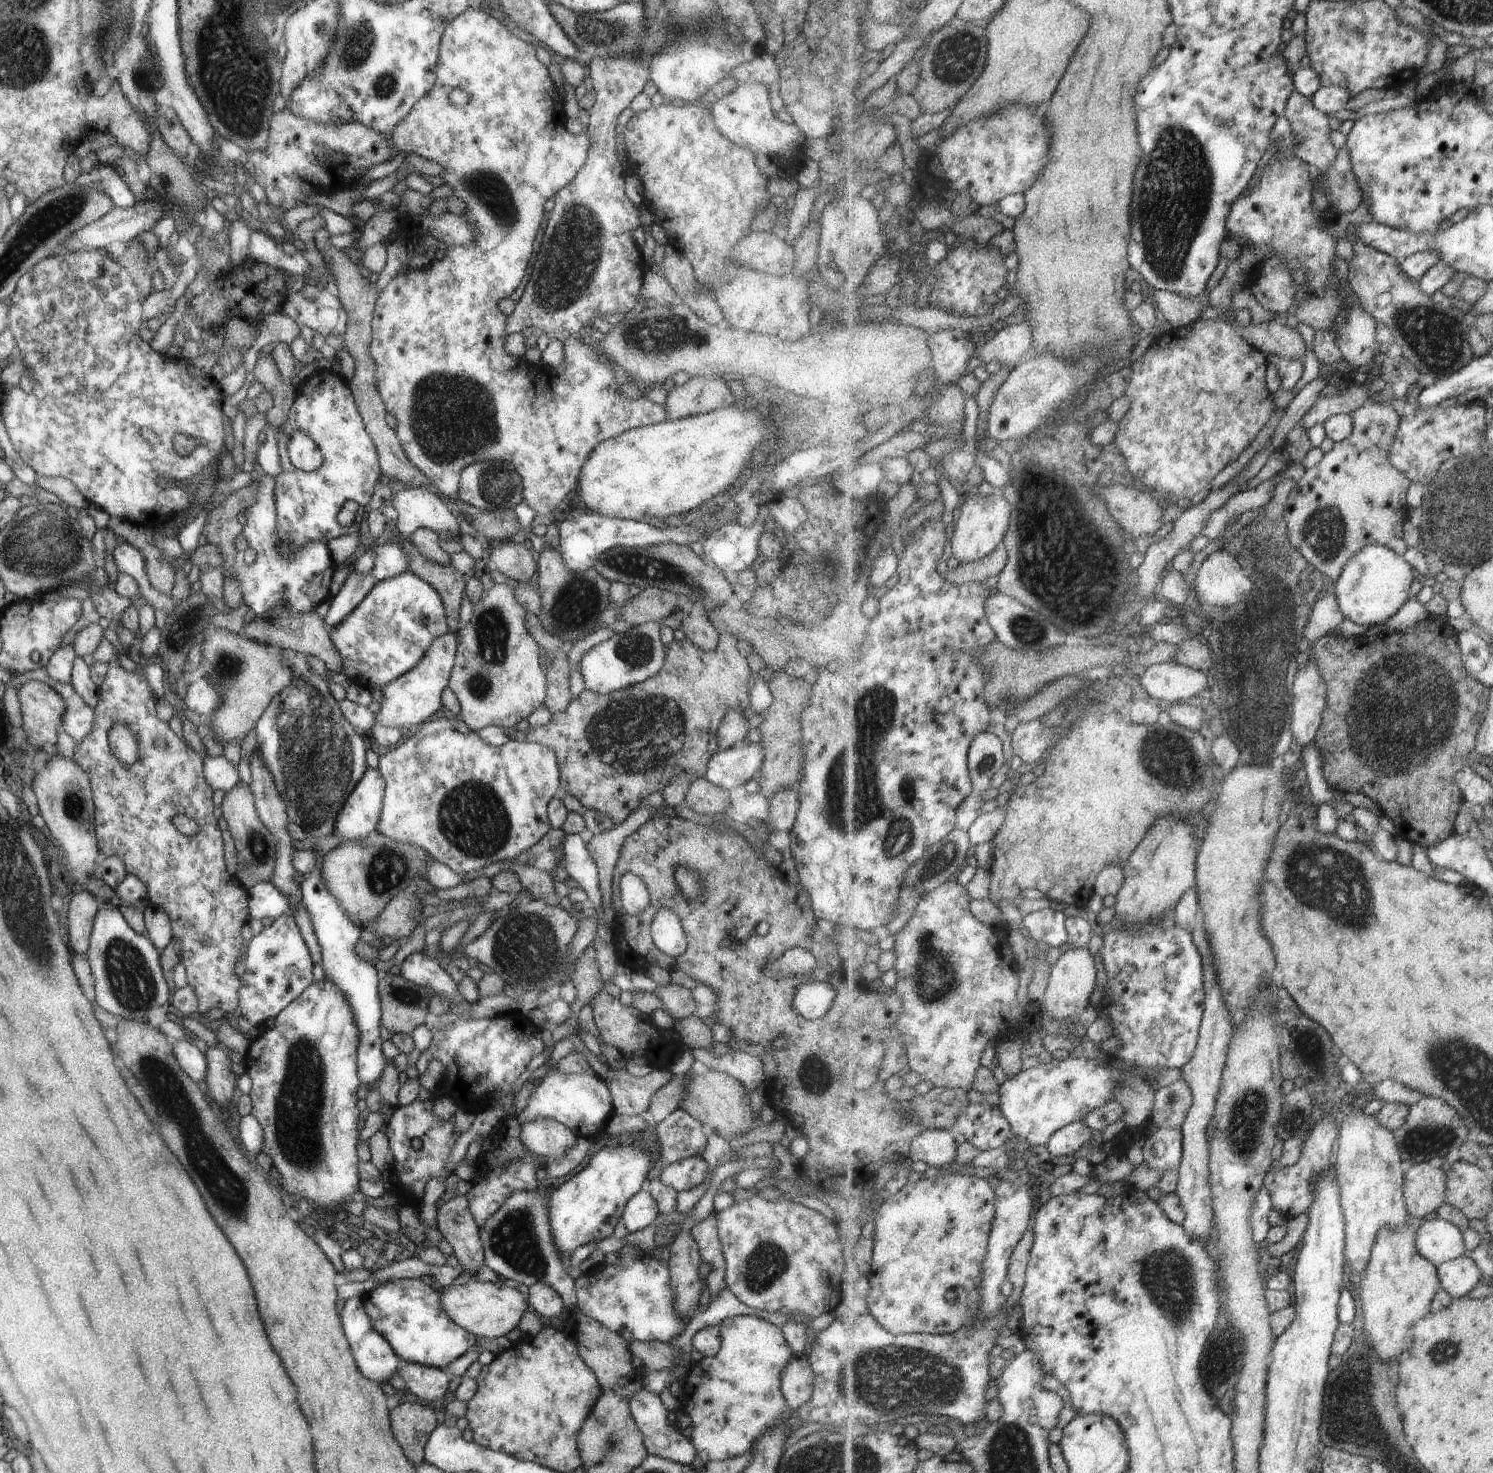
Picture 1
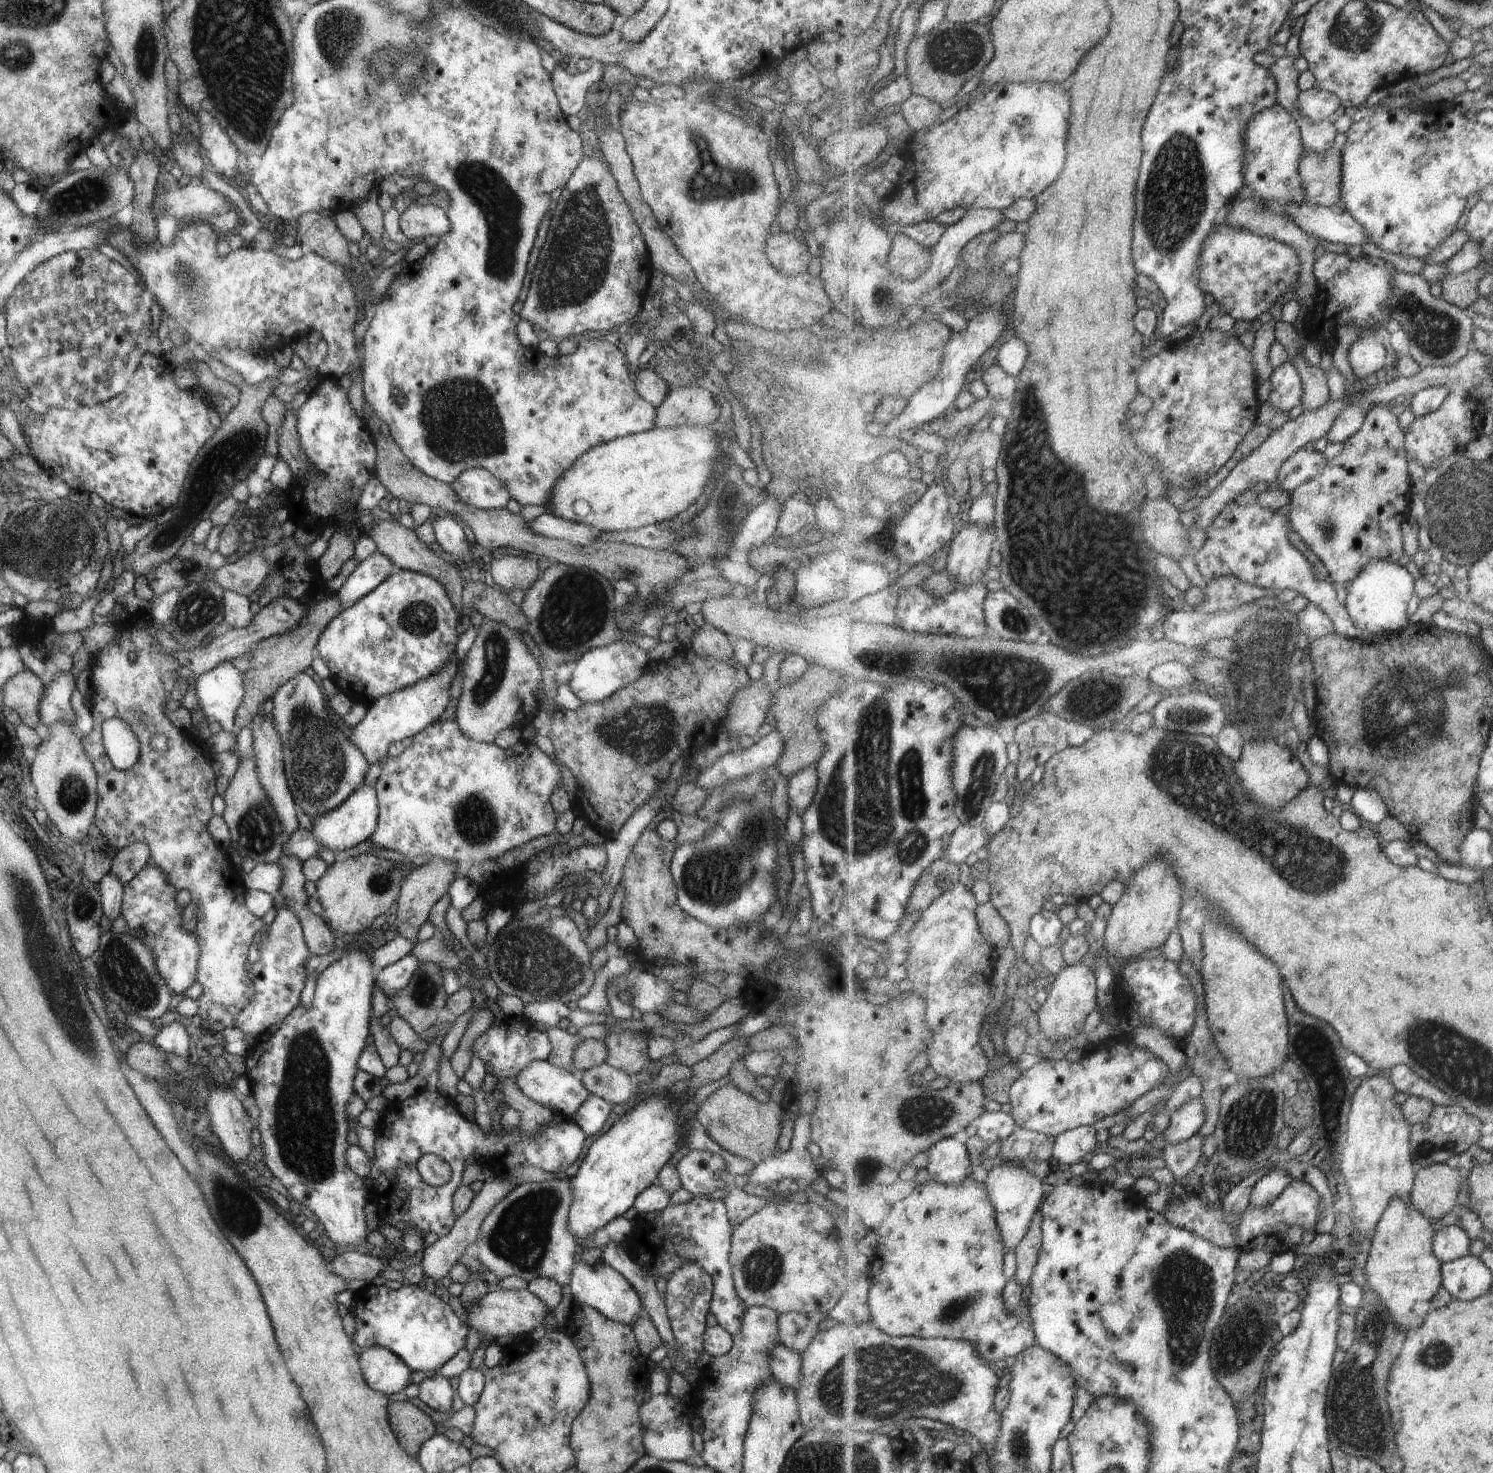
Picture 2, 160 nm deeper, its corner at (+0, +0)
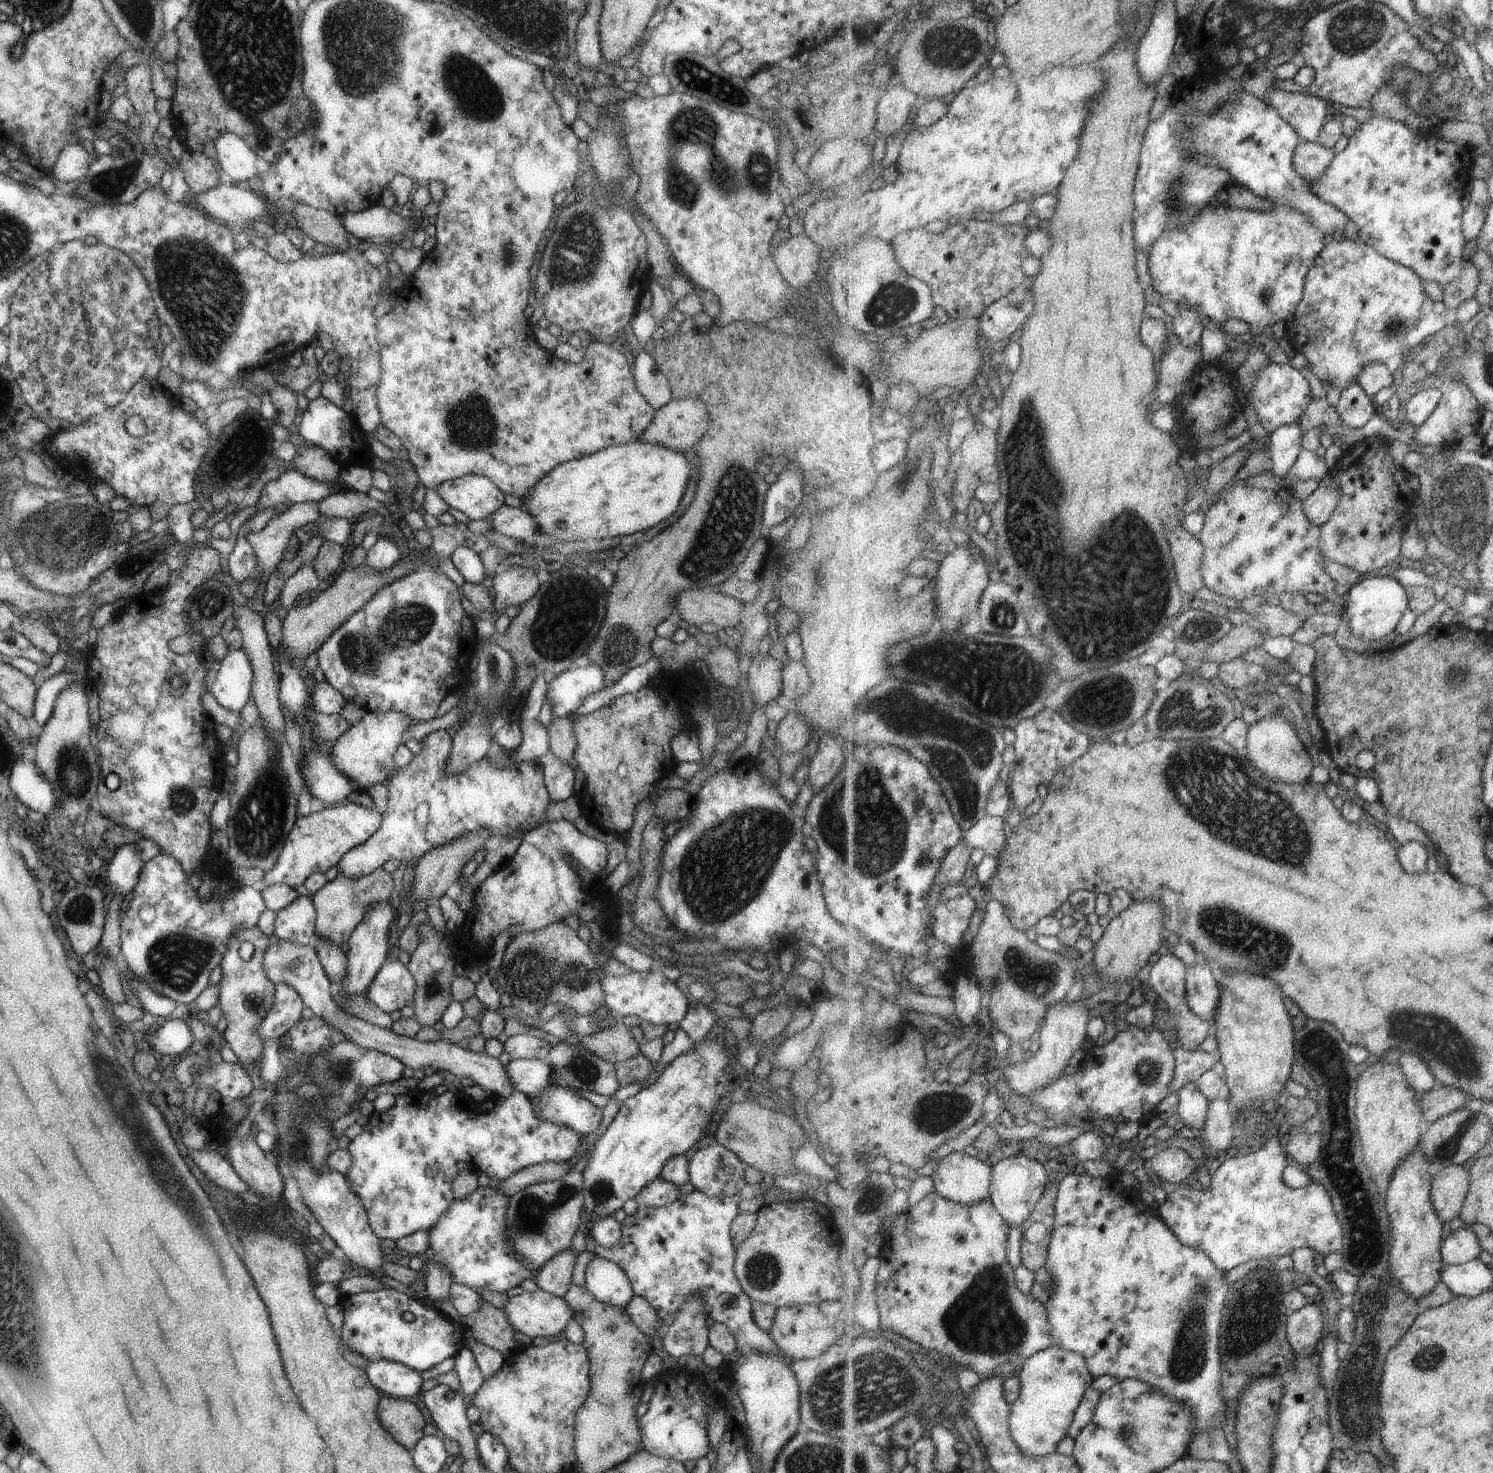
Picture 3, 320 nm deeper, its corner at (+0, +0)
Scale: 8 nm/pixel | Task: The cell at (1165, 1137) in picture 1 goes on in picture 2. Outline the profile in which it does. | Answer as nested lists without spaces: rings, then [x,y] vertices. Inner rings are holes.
[[[1201,1098],[1192,1100],[1178,1108],[1170,1116],[1170,1124],[1163,1132],[1164,1139],[1167,1141],[1165,1147],[1169,1143],[1175,1144],[1194,1137],[1202,1129],[1205,1119],[1206,1112]]]

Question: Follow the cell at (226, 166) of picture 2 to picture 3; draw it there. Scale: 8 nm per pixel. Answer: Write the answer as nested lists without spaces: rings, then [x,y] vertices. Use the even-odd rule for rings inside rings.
[[[233,133],[220,134],[214,142],[216,161],[221,171],[230,176],[233,182],[238,180],[249,180],[249,178],[258,175],[261,179],[265,178],[271,167],[266,163],[266,170],[258,173],[255,167],[255,161],[259,158],[242,138]]]

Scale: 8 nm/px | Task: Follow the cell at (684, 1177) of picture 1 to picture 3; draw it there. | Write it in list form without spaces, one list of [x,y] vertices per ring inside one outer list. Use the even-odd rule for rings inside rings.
[[[719,1143],[697,1150],[688,1160],[689,1182],[706,1195],[734,1195],[746,1185],[741,1160]]]

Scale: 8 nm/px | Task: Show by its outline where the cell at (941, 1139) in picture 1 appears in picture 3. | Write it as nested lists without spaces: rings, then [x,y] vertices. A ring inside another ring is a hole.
[[[964,1151],[947,1154],[931,1174],[935,1192],[964,1205],[991,1200],[992,1168]]]

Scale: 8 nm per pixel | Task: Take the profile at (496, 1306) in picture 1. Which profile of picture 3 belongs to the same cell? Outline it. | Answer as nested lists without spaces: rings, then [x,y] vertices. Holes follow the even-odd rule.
[[[541,1289],[509,1297],[502,1309],[510,1327],[529,1337],[553,1337],[563,1332],[572,1318],[572,1310],[562,1297]]]

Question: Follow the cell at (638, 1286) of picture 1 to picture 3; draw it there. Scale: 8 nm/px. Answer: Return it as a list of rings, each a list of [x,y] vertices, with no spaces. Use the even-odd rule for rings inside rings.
[[[594,1255],[584,1271],[584,1287],[595,1300],[623,1308],[634,1295],[623,1270],[613,1261]]]

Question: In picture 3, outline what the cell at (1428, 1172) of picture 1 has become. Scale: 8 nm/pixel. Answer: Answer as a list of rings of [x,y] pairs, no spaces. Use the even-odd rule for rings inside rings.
[[[1451,1165],[1434,1174],[1432,1203],[1444,1224],[1460,1218],[1469,1191],[1470,1171],[1462,1165]]]

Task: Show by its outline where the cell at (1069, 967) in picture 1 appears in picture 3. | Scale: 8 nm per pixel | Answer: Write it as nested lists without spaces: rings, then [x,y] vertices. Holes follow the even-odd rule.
[[[1079,998],[1078,1001],[1069,1004],[1055,1003],[1048,1008],[1044,1018],[1043,1028],[1037,1035],[1039,1041],[1039,1051],[1033,1055],[1029,1055],[1027,1059],[1014,1065],[1003,1065],[1001,1071],[1009,1086],[1020,1095],[1027,1098],[1032,1098],[1048,1086],[1051,1086],[1059,1077],[1065,1075],[1065,1070],[1069,1066],[1069,1060],[1073,1058],[1073,1054],[1077,1050],[1081,1050],[1083,1042],[1087,1036],[1087,1022],[1089,1022],[1090,1010],[1085,1008],[1083,1001]]]

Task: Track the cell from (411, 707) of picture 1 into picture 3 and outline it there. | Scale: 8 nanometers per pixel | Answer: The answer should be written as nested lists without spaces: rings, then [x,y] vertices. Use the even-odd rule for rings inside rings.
[[[367,711],[355,723],[349,725],[347,730],[340,734],[331,745],[330,761],[339,772],[348,776],[355,784],[355,788],[365,791],[373,784],[385,784],[393,776],[394,765],[392,754],[402,739],[406,728],[416,723],[410,716],[397,711]]]

